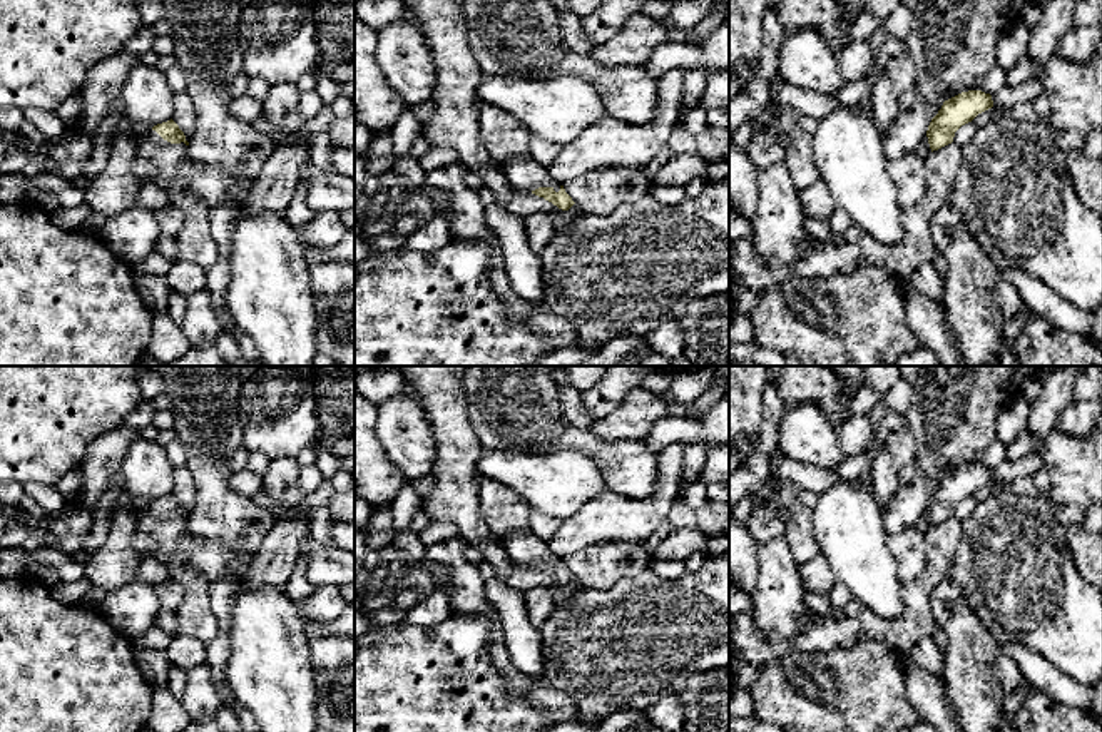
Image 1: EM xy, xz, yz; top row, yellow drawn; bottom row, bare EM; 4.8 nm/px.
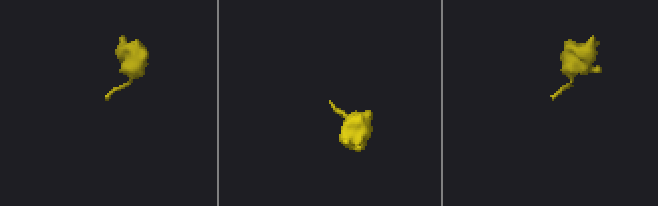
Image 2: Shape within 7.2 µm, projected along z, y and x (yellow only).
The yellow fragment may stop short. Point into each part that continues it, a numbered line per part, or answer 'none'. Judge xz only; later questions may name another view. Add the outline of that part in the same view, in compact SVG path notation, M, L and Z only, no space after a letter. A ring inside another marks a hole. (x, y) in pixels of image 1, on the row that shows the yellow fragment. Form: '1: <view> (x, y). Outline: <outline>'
1: xz (524, 172). Outline: M517 154L502 162L500 167L515 191L532 192L538 187L560 191L560 184L550 177L547 167L540 165L530 154Z

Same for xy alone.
1: xy (153, 154). Outline: M152 129L135 137L135 142L137 152L130 165L142 179L156 170L176 167L187 157L187 145L184 142L171 144Z

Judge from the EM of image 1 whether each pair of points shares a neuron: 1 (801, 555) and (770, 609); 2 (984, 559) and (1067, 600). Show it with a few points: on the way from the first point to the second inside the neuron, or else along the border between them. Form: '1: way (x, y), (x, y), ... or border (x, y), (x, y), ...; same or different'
1: border (781, 535), (800, 565); different
2: way (1004, 564), (1040, 600), (1047, 600); same

